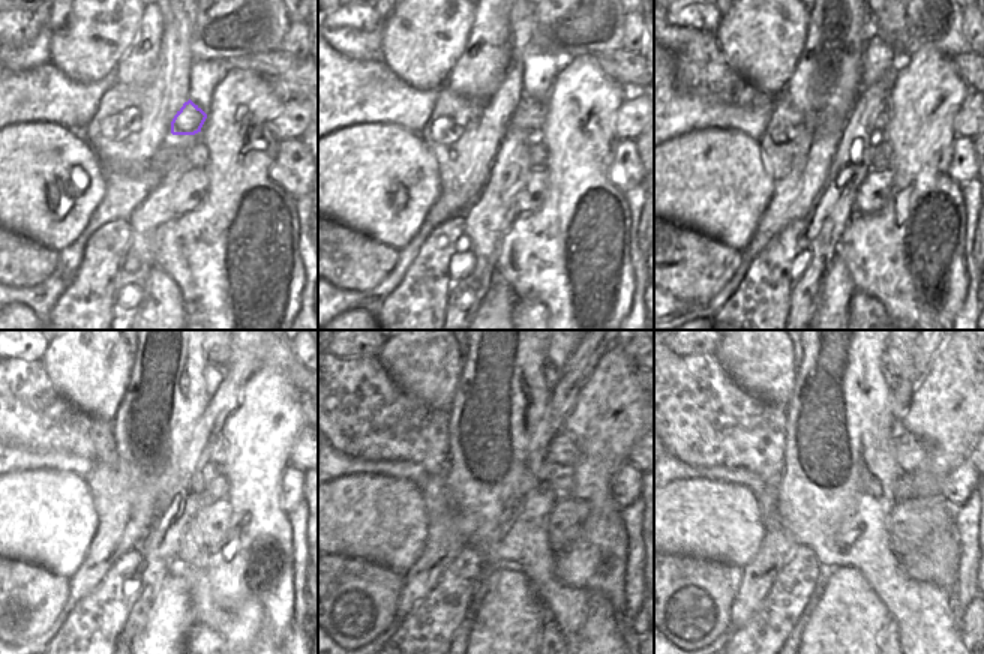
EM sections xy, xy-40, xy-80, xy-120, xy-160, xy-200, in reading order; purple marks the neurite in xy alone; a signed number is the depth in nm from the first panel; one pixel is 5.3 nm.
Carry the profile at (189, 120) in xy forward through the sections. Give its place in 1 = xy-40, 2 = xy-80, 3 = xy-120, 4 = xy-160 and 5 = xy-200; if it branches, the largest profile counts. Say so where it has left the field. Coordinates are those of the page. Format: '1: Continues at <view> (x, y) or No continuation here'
1: Continues at xy-40 (530, 116)
2: Continues at xy-80 (882, 117)
3: Continues at xy-120 (219, 452)
4: Continues at xy-160 (563, 450)
5: Continues at xy-200 (909, 452).

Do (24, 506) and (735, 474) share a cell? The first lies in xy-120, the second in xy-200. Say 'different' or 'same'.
different

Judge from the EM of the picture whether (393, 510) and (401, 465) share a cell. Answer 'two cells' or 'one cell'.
two cells

